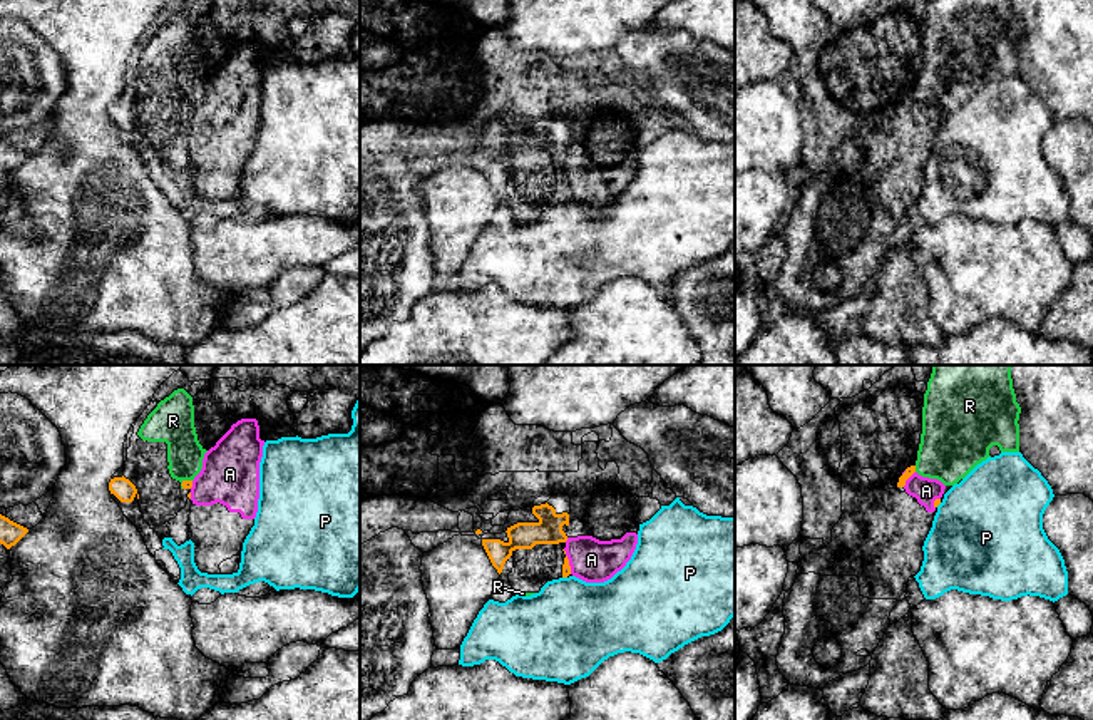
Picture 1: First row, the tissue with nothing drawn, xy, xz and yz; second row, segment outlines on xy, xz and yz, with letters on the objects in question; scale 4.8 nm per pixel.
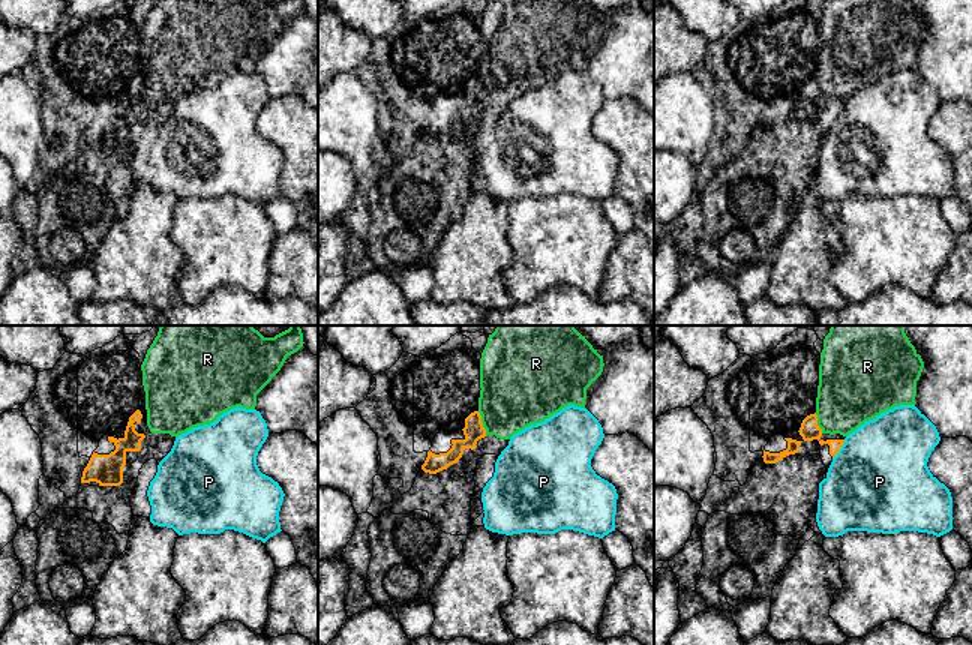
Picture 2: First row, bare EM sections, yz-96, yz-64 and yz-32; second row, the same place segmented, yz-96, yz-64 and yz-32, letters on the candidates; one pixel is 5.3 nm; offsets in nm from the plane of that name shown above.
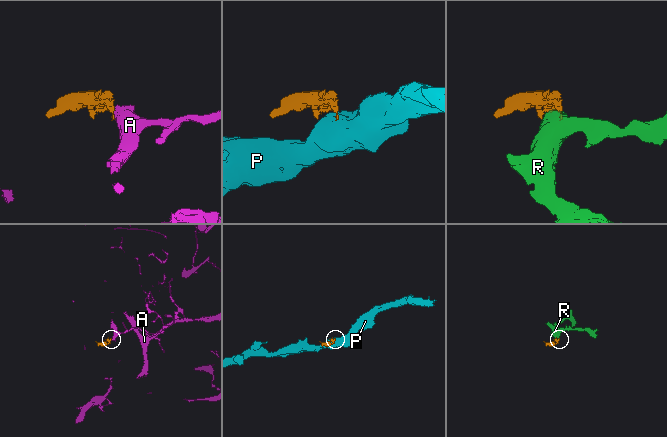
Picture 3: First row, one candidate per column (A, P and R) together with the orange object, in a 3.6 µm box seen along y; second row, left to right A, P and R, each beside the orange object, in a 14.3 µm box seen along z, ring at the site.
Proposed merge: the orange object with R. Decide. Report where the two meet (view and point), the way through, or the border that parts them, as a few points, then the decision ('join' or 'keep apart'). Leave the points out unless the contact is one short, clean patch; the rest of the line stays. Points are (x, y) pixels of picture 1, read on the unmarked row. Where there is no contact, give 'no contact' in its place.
contact yz (914, 94); join

